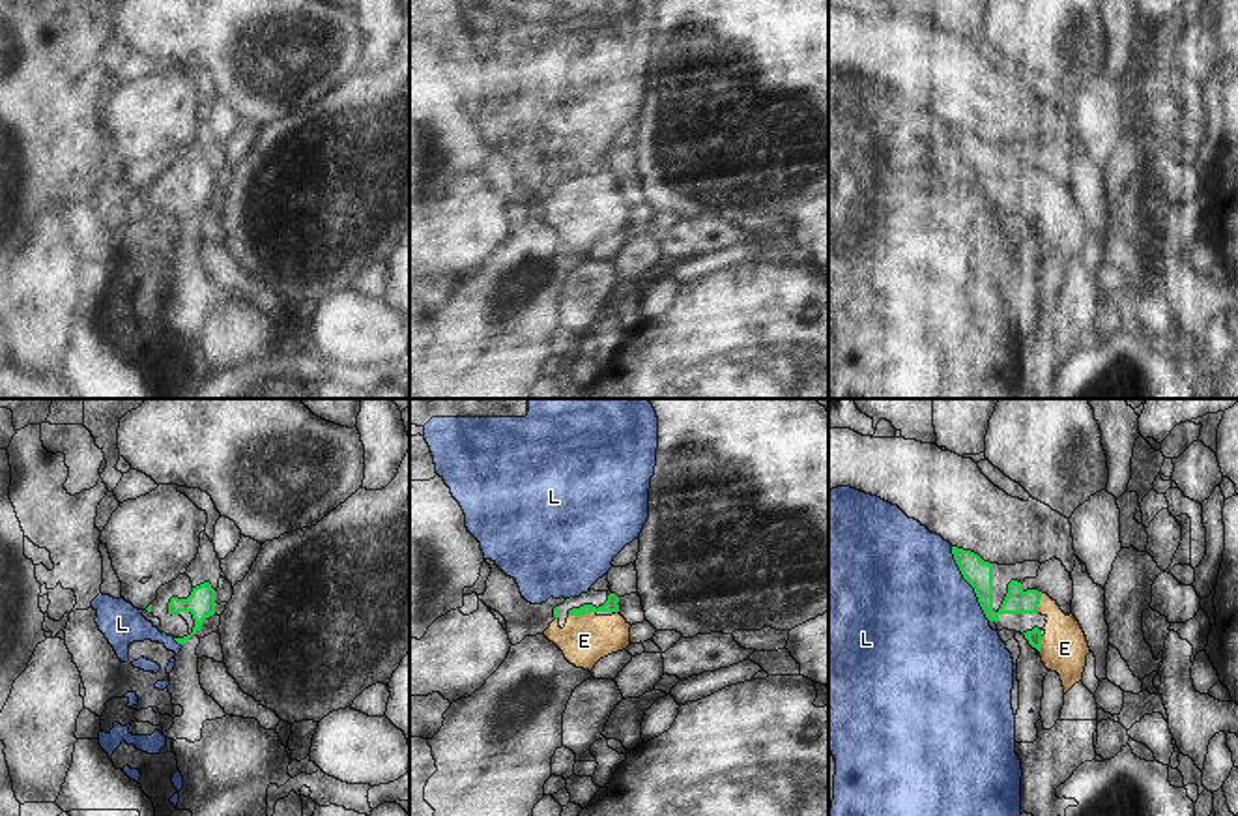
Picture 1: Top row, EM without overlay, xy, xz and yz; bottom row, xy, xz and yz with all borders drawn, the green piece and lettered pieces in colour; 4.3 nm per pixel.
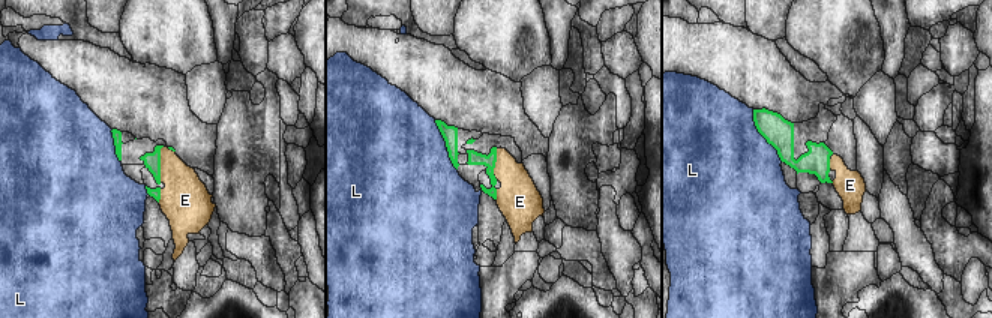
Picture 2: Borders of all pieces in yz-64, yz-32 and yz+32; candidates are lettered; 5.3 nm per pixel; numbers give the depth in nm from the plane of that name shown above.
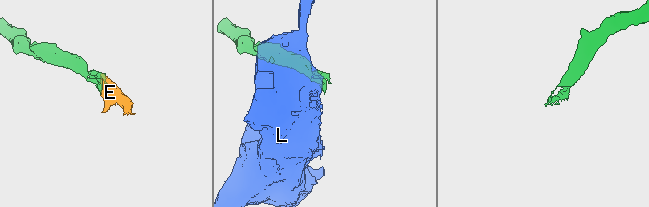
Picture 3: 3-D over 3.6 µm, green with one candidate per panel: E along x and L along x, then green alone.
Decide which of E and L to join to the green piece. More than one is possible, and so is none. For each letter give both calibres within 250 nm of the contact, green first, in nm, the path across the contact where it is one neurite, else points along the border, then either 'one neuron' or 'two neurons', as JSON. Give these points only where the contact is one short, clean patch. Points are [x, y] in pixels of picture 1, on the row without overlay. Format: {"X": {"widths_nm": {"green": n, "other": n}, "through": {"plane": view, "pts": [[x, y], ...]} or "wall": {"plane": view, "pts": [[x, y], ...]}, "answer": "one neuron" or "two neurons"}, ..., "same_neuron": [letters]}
{"E": {"widths_nm": {"green": 60, "other": 220}, "through": {"plane": "xz", "pts": [[610, 186], [582, 195], [584, 221]]}, "answer": "one neuron"}, "L": {"widths_nm": {"green": 120, "other": 500}, "answer": "two neurons"}, "same_neuron": ["E"]}

